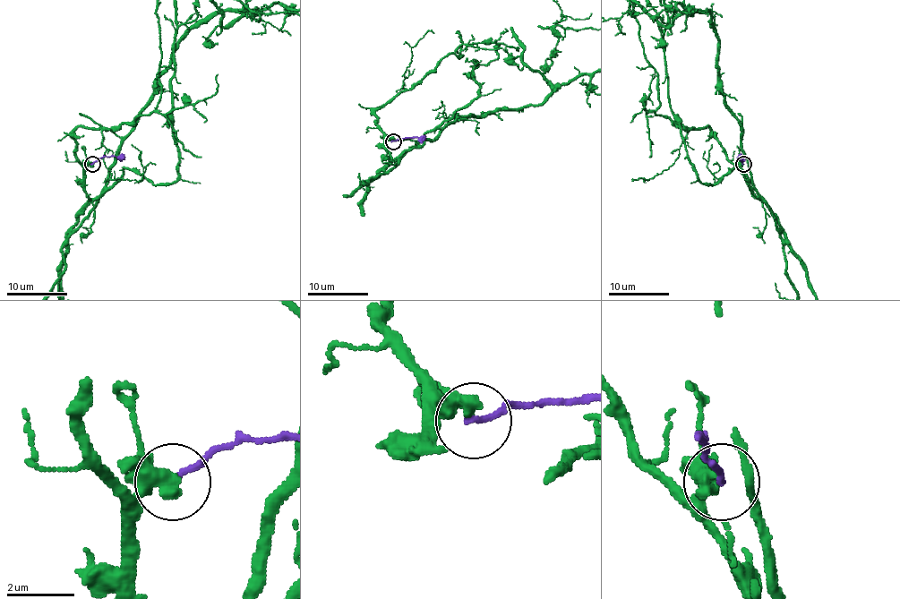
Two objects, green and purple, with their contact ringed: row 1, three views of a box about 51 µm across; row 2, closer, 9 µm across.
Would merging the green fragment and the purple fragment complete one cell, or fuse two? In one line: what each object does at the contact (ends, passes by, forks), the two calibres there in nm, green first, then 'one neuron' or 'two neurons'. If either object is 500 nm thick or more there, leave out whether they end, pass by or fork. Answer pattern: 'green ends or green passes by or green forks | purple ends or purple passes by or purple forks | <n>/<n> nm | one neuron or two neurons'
550/170 nm | two neurons

